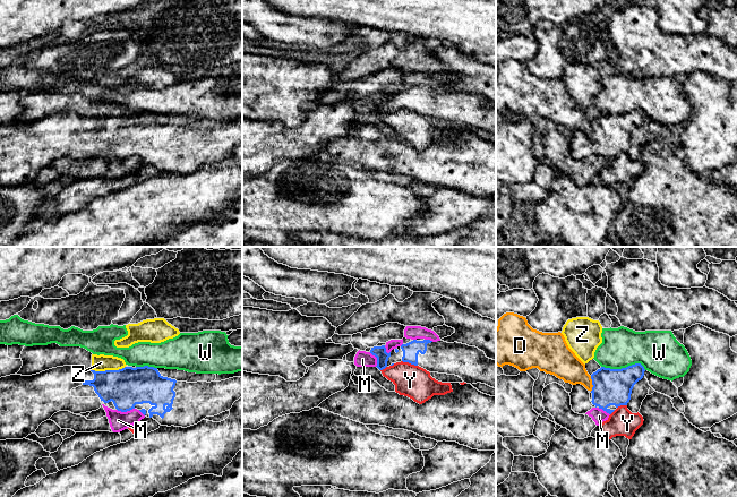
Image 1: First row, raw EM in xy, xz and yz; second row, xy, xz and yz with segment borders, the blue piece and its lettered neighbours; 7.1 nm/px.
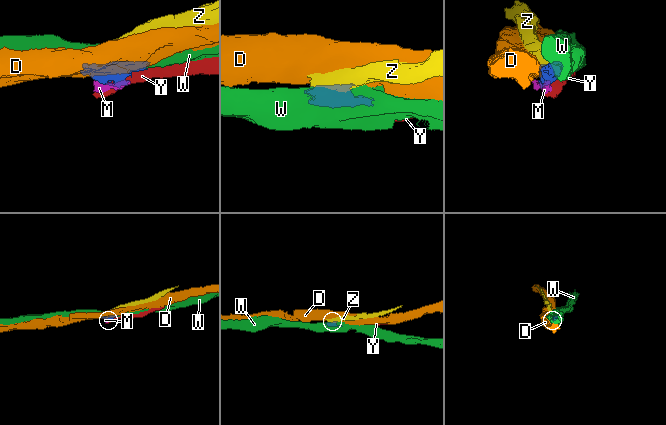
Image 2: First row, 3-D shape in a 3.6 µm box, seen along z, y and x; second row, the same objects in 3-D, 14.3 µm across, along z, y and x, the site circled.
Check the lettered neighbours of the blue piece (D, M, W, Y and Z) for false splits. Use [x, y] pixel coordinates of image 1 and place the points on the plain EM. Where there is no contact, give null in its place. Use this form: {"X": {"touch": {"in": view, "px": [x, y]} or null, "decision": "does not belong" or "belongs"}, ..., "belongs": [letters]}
{"D": {"touch": {"in": "yz", "px": [592, 130]}, "decision": "does not belong"}, "M": {"touch": {"in": "xy", "px": [125, 157]}, "decision": "does not belong"}, "W": {"touch": {"in": "yz", "px": [624, 114]}, "decision": "does not belong"}, "Y": {"touch": {"in": "xz", "px": [410, 109]}, "decision": "does not belong"}, "Z": {"touch": {"in": "xy", "px": [108, 117]}, "decision": "does not belong"}, "belongs": []}

